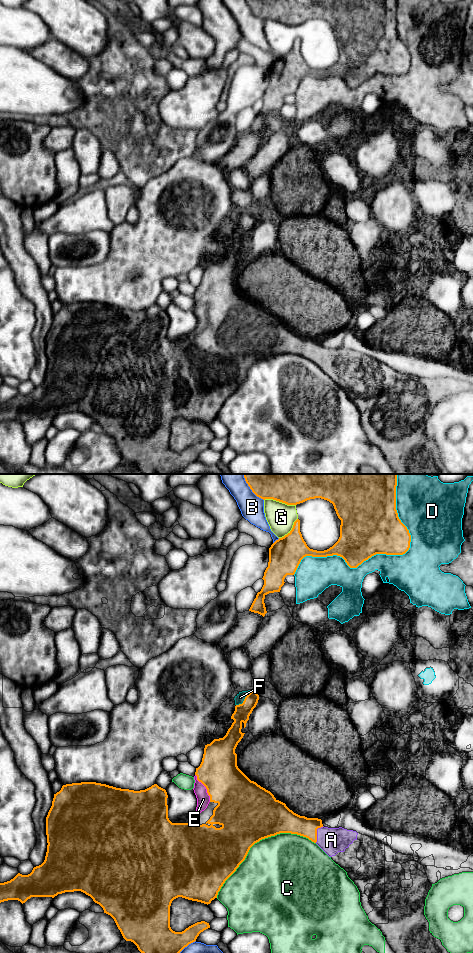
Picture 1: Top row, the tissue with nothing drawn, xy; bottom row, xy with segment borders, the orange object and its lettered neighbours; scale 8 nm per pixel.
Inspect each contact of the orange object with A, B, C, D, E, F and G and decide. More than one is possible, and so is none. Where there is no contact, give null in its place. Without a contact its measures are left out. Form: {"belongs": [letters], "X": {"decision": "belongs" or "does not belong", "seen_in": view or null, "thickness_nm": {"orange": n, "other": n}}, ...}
{"belongs": ["A", "E", "F"], "A": {"decision": "belongs", "seen_in": "xy", "thickness_nm": {"orange": 180, "other": 200}}, "B": {"decision": "does not belong", "seen_in": "xy", "thickness_nm": {"orange": 400, "other": 190}}, "C": {"decision": "does not belong", "seen_in": "xy", "thickness_nm": {"orange": 480, "other": 500}}, "D": {"decision": "does not belong", "seen_in": "xy", "thickness_nm": {"orange": 460, "other": 300}}, "E": {"decision": "belongs", "seen_in": "xy", "thickness_nm": {"orange": 320, "other": 110}}, "F": {"decision": "belongs", "seen_in": "xy", "thickness_nm": {"orange": 130, "other": 70}}, "G": {"decision": "does not belong", "seen_in": "xy", "thickness_nm": {"orange": 480, "other": 220}}}

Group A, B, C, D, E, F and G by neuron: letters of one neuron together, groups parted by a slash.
A E F / B / C / D / G

